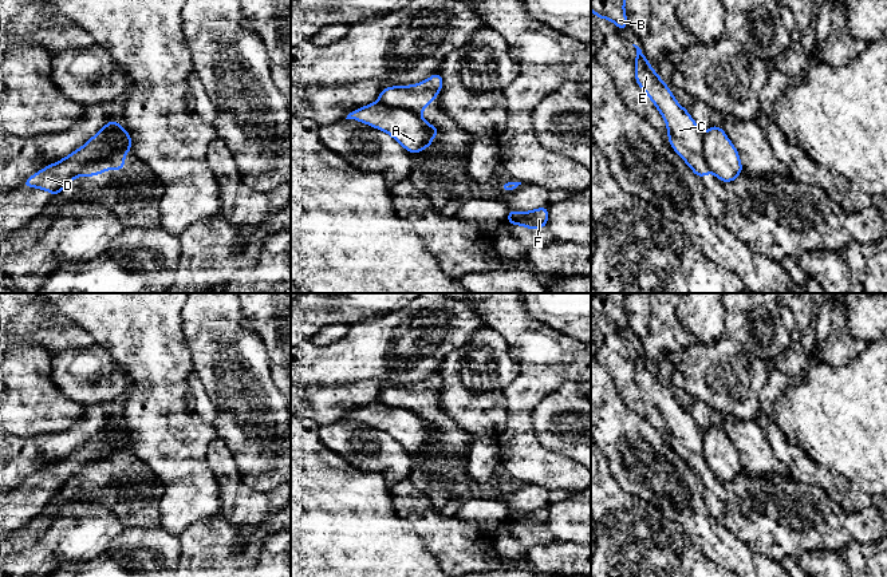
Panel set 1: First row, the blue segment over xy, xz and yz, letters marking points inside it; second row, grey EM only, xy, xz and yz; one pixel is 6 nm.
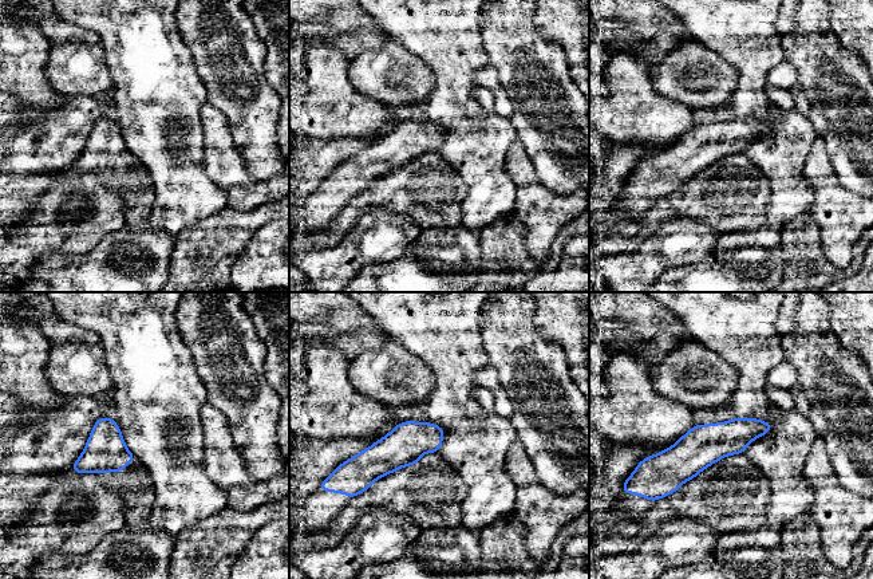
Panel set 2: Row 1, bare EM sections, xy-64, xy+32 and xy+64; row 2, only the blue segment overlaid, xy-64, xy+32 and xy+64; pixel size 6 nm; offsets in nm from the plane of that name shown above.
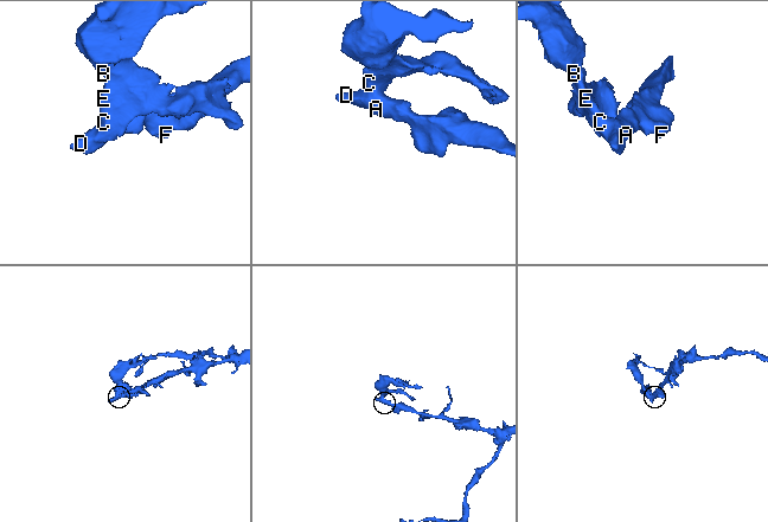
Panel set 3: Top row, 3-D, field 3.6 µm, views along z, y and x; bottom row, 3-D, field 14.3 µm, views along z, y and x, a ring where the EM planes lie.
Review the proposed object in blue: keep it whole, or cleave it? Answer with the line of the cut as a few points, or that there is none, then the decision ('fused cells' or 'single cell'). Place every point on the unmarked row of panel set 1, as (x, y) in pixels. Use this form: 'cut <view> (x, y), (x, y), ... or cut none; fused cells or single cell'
cut xy (129, 450), (111, 450), (101, 458), (93, 458), (78, 474); fused cells

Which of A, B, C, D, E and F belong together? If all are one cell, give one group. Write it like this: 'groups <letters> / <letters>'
groups A D F / B C E

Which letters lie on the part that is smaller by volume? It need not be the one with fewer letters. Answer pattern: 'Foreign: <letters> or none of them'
Foreign: B, C, E

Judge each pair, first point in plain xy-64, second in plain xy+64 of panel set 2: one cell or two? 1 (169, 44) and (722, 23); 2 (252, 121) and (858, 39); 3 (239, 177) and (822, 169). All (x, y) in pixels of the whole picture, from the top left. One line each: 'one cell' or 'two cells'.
1: one cell
2: two cells
3: one cell

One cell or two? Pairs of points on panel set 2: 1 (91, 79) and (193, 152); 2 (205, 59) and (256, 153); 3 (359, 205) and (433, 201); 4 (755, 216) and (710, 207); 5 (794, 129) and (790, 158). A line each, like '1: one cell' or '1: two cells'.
1: two cells
2: one cell
3: one cell
4: one cell
5: one cell

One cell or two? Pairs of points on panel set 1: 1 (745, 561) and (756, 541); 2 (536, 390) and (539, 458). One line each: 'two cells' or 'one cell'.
1: two cells
2: one cell

